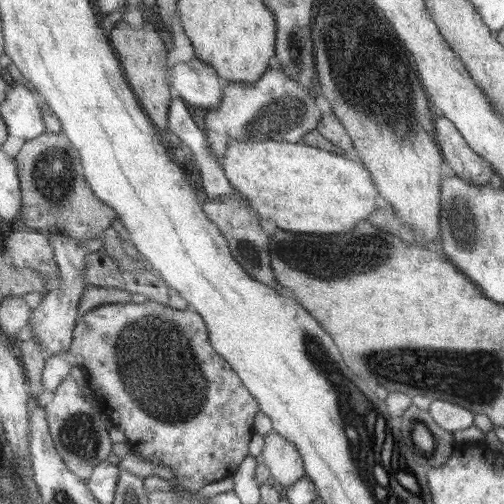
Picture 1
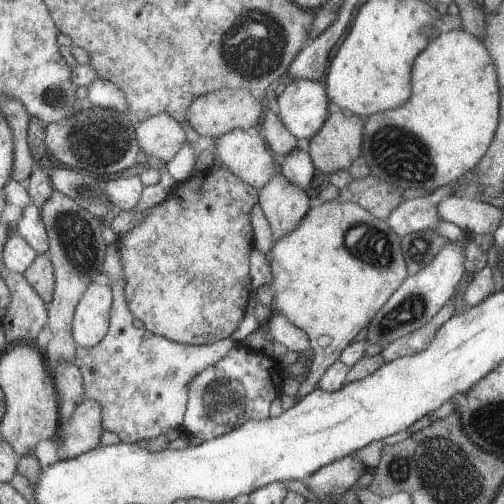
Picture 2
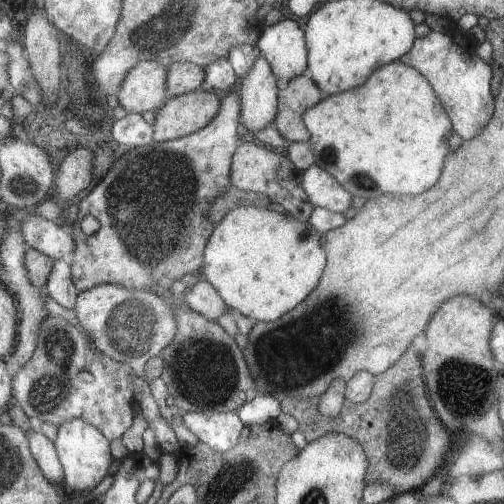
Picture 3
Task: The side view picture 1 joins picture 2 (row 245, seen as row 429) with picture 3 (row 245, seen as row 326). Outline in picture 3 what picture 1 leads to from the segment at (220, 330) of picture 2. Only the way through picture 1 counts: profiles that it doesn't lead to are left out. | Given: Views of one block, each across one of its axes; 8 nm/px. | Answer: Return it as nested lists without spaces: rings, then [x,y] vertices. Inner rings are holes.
[[[221,94],[221,114],[207,128],[171,142],[153,142],[149,146],[133,148],[127,152],[127,156],[121,156],[115,162],[115,166],[91,190],[91,194],[81,200],[77,220],[71,228],[77,248],[69,260],[73,266],[73,282],[81,292],[103,284],[131,290],[155,292],[157,288],[161,292],[171,292],[177,278],[185,274],[201,276],[205,266],[205,250],[213,232],[217,230],[215,222],[211,220],[213,204],[233,188],[233,158],[241,148],[239,124],[243,126],[239,94]],[[87,214],[95,216],[101,224],[101,228],[91,236],[81,230],[81,220]]]

